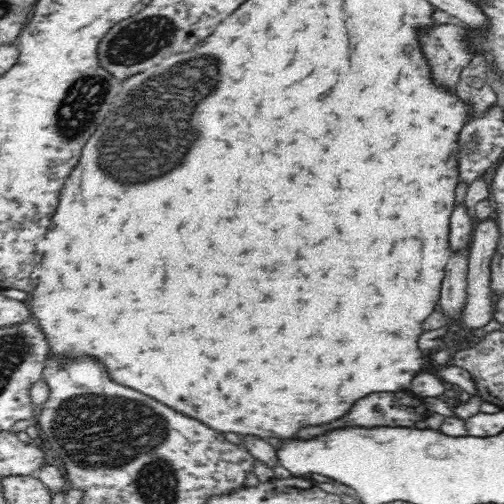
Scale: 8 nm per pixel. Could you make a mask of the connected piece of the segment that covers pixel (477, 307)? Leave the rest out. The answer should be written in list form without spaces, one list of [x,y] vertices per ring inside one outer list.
[[[488,219],[482,221],[477,220],[473,231],[472,242],[469,245],[470,258],[468,258],[466,287],[468,298],[466,298],[466,305],[464,305],[464,308],[461,310],[460,316],[462,322],[466,324],[466,328],[469,328],[471,331],[486,326],[486,324],[493,319],[496,295],[493,294],[490,286],[490,271],[492,258],[494,257],[499,244],[499,238],[500,232],[496,222]]]

